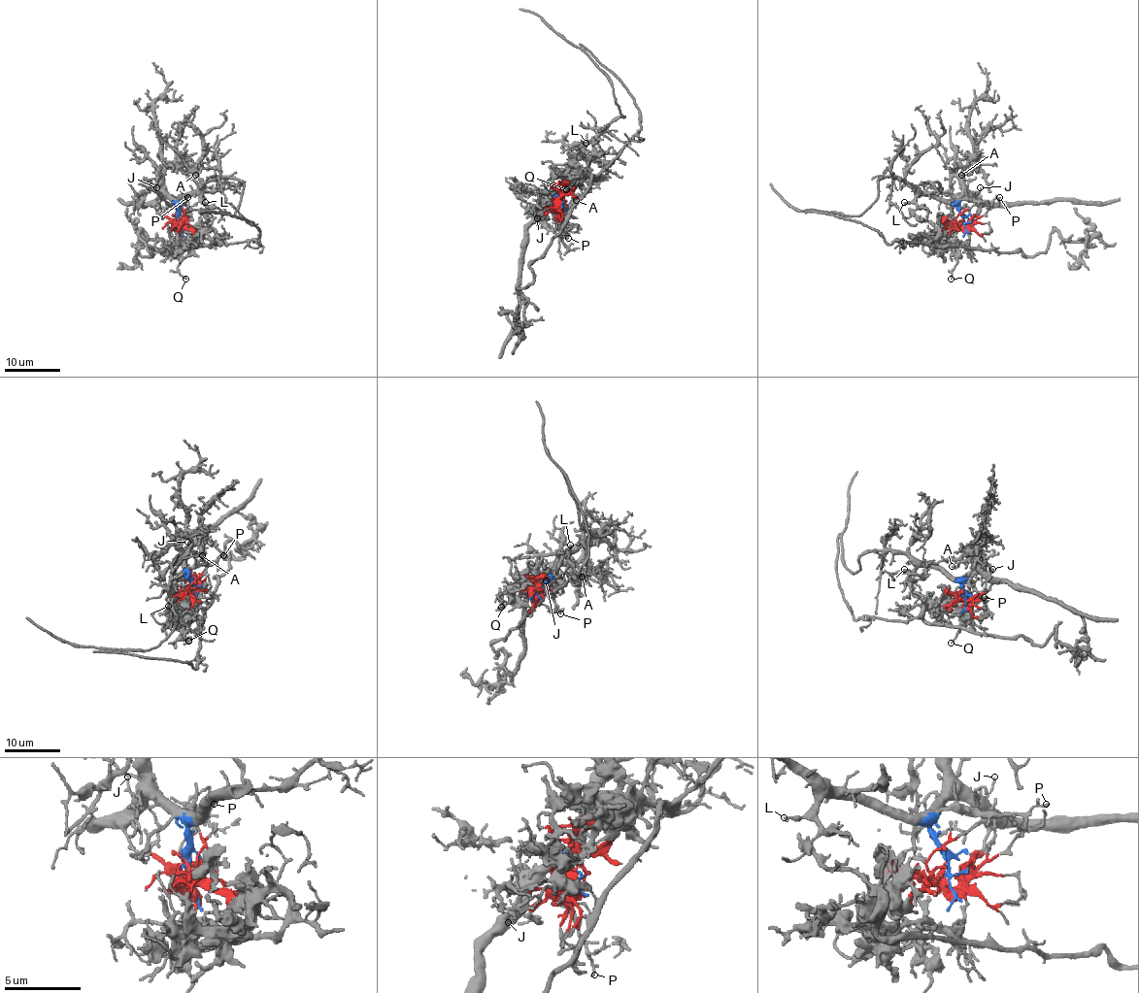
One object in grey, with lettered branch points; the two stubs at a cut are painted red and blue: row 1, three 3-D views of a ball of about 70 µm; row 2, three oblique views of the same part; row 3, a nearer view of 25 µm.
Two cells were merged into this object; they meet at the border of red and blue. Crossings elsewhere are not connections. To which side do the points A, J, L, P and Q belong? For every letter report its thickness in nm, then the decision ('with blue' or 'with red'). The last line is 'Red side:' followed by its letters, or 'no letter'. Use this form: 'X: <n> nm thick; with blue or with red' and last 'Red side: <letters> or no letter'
A: 150 nm thick; with blue
J: 110 nm thick; with blue
L: 150 nm thick; with blue
P: 190 nm thick; with blue
Q: 130 nm thick; with red
Red side: Q

